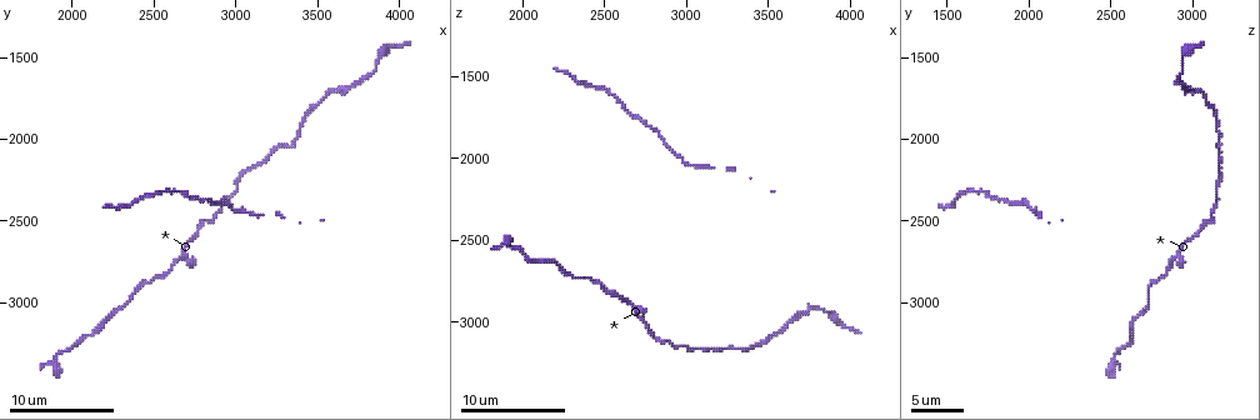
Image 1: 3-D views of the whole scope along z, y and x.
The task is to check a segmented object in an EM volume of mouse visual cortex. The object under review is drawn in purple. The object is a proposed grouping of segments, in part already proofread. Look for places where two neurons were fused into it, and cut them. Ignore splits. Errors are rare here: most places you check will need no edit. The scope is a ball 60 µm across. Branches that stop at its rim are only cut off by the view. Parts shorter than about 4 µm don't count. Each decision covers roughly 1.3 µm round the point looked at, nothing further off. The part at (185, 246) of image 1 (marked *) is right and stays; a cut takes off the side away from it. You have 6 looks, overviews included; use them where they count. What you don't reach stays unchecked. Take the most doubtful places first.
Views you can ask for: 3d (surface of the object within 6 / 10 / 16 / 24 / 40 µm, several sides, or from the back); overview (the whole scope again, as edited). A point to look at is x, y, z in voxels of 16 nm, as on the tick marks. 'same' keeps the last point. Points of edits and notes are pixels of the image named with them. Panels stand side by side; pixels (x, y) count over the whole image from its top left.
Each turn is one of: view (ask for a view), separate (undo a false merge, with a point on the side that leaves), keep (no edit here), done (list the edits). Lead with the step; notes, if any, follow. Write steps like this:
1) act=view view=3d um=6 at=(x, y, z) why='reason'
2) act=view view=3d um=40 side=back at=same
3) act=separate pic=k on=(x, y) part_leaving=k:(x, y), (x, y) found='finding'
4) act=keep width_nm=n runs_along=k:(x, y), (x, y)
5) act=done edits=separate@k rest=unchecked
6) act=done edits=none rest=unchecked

act=view view=3d um=10 at=(3320, 2040, 3180) why='thin neck'

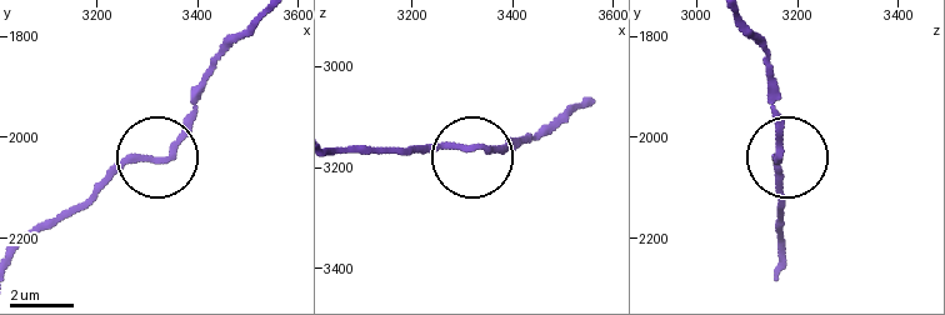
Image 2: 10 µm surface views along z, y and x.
act=view view=3d um=10 side=back at=(3315, 2045, 3160)

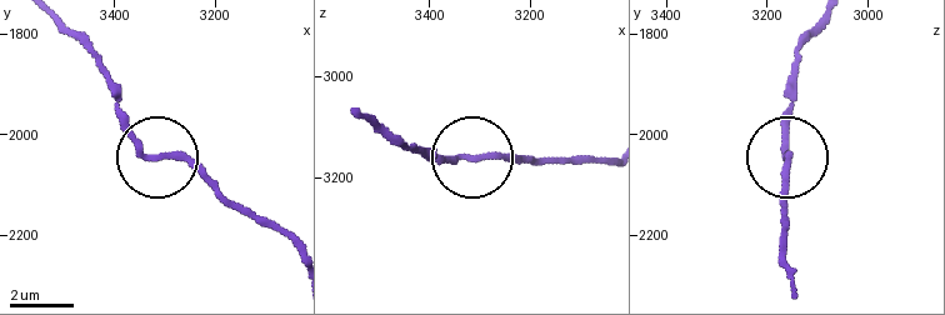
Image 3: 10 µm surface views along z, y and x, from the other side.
act=keep runs_along=3:(288, 239), (231, 206), (183, 161), (150, 156), (105, 80) found='continuous, no second neuron'

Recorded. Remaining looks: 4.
act=view view=3d um=16 at=(3000, 2300, 3140)

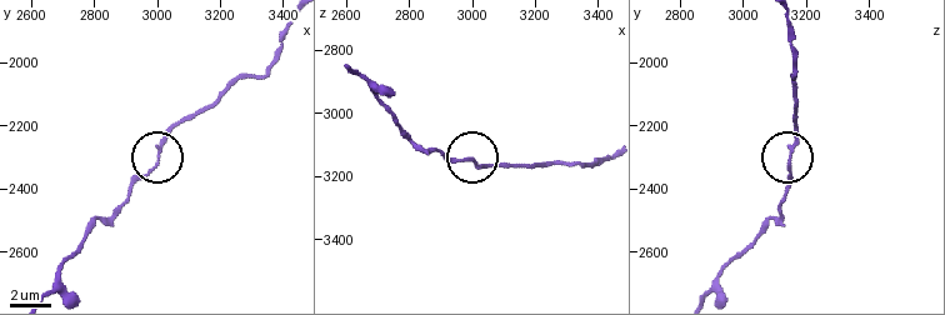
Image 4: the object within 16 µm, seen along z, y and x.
act=view view=3d um=16 side=back at=(3010, 2310, 3160) why='from behind'

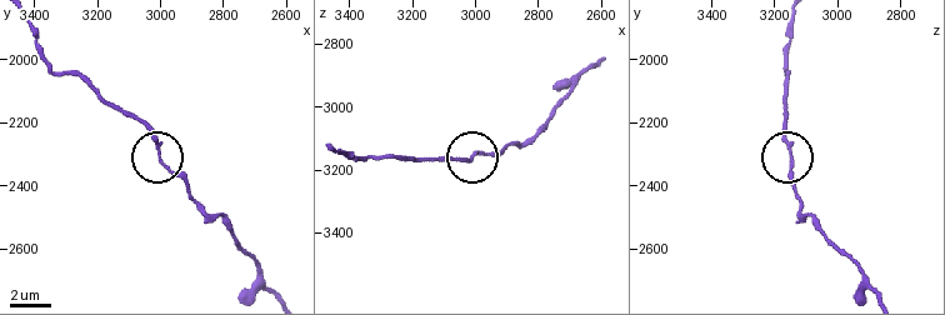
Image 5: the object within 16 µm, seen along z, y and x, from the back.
act=keep found='all the same neuron'

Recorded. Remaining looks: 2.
act=view view=3d um=6 at=(2100, 3200, 2640) why='thick turns thin'

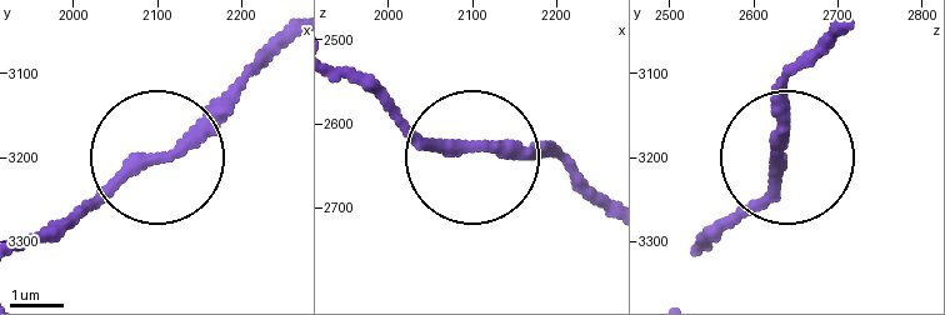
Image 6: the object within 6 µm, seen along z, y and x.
act=keep found='all the same neuron'

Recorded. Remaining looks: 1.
act=done edits=none rest=unchecked

